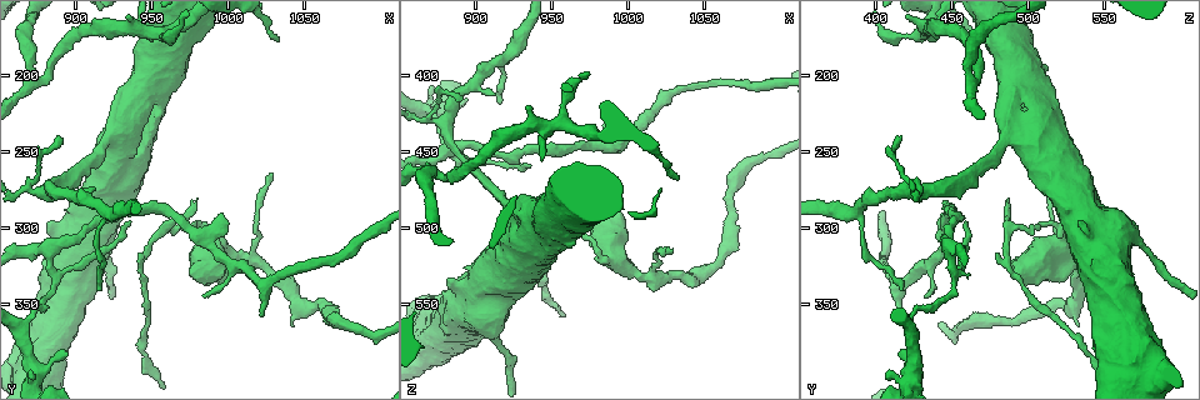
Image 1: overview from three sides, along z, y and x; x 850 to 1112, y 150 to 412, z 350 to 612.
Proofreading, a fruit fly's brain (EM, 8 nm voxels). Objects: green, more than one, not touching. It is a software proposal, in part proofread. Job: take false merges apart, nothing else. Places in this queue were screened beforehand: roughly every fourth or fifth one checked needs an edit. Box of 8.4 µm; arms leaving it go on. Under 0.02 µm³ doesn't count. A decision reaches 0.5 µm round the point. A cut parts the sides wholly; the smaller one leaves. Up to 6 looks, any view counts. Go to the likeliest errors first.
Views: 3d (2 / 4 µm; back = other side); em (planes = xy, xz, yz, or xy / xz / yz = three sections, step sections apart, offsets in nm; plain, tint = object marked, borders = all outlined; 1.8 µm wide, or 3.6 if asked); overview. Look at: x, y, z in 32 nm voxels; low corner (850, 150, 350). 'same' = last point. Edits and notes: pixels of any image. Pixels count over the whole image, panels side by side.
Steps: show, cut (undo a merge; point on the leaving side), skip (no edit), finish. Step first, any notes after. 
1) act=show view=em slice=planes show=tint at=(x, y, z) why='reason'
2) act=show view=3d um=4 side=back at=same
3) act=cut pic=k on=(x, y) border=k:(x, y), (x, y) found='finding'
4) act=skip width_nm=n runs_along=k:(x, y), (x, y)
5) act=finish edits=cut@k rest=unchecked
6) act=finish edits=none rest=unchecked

act=show view=em slice=yz step=8 show=tint at=(958, 172, 432) why='four arms meet'

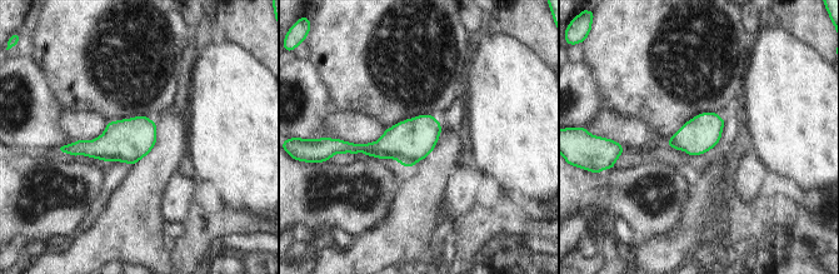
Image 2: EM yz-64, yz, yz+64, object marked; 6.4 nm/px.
act=show view=em slice=planes show=borders at=same

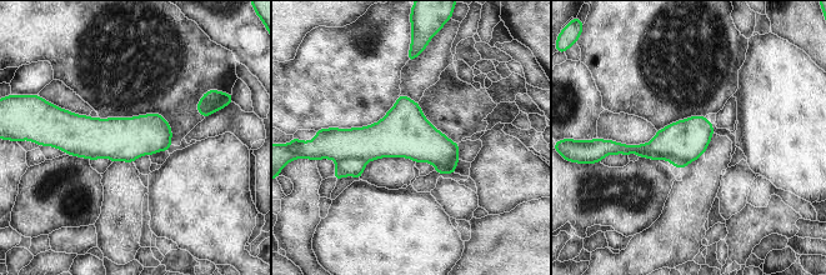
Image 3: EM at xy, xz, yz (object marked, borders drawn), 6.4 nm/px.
act=cut pic=3 on=(385, 139) width_nm=280 found='two neurons meet here'

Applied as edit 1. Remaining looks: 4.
act=show view=em um=3.6 slice=xy step=16 show=tint at=(944, 204, 492) why='calibre changes'

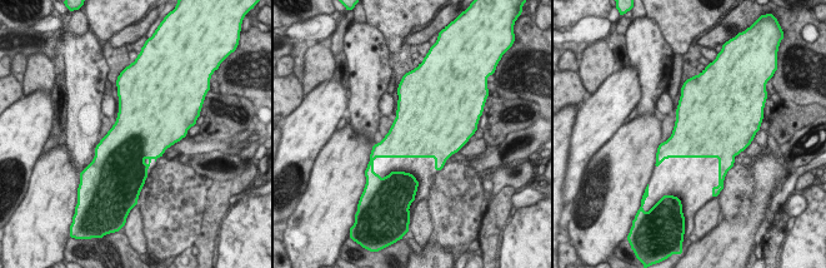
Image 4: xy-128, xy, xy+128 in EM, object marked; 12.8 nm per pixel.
act=show view=em um=3.6 slice=planes show=tint at=same

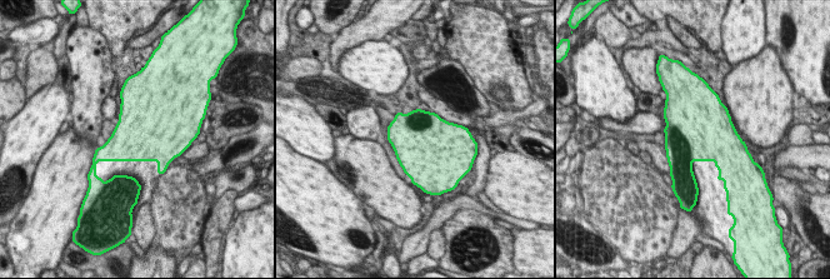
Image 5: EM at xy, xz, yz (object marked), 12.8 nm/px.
act=skip found='all the same neuron'

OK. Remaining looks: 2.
act=finish edits=cut@3 rest=unchecked

